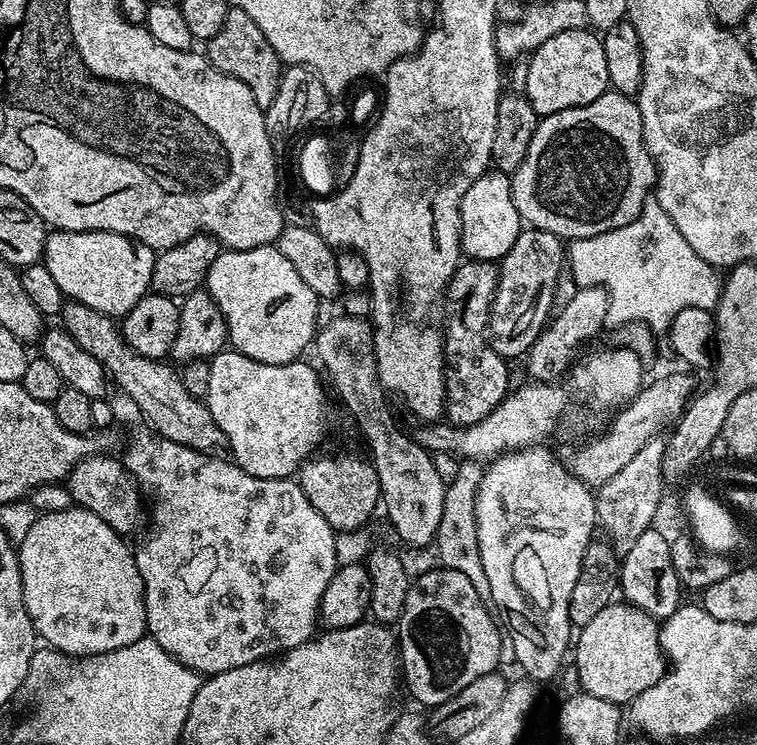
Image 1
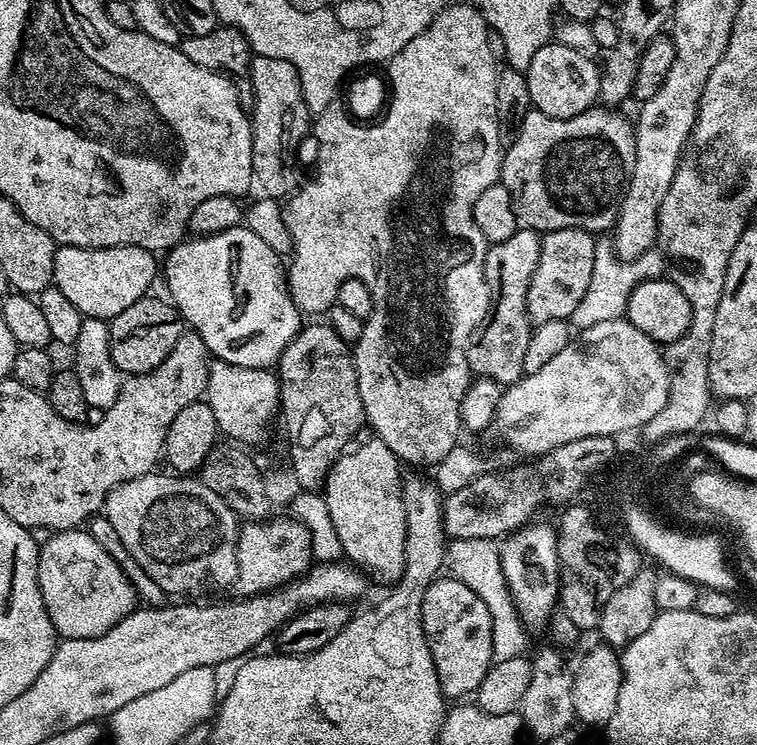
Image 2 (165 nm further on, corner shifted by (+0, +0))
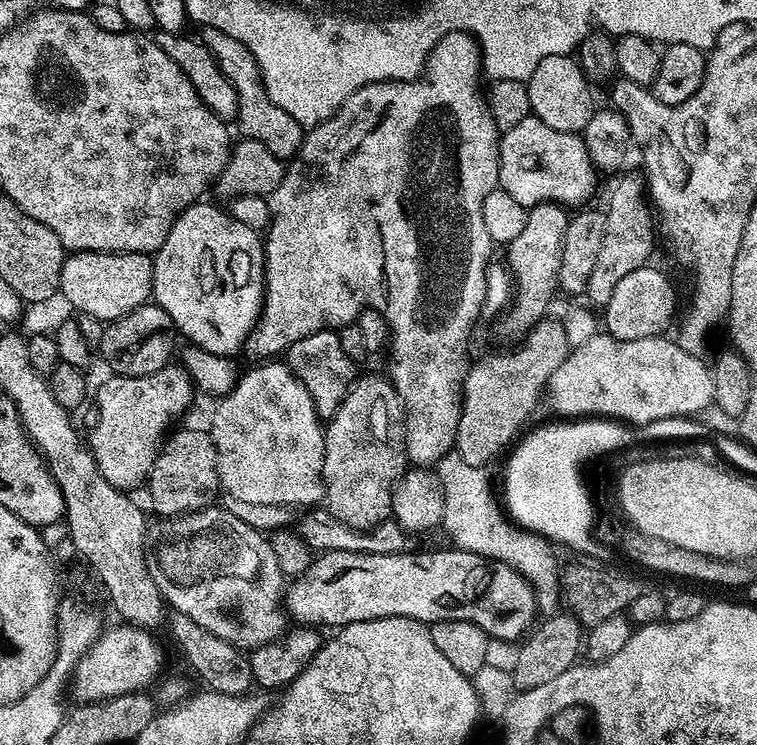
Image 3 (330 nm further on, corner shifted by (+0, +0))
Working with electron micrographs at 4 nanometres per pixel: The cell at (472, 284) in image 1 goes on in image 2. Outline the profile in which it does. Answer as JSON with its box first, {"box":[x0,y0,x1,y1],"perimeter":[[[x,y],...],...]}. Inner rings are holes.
{"box":[468,226,541,386],"perimeter":[[[520,226],[506,242],[489,247],[484,259],[484,277],[490,289],[491,304],[488,319],[468,345],[468,371],[473,377],[507,386],[518,383],[526,375],[526,346],[530,346],[534,327],[528,318],[526,294],[530,290],[534,266],[538,264],[541,239],[541,233]]]}

